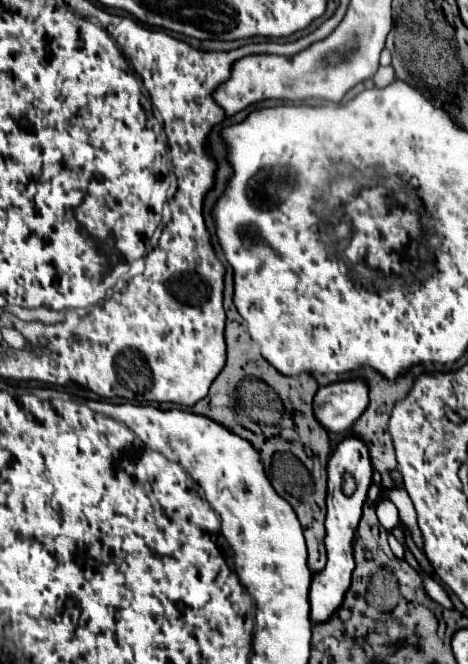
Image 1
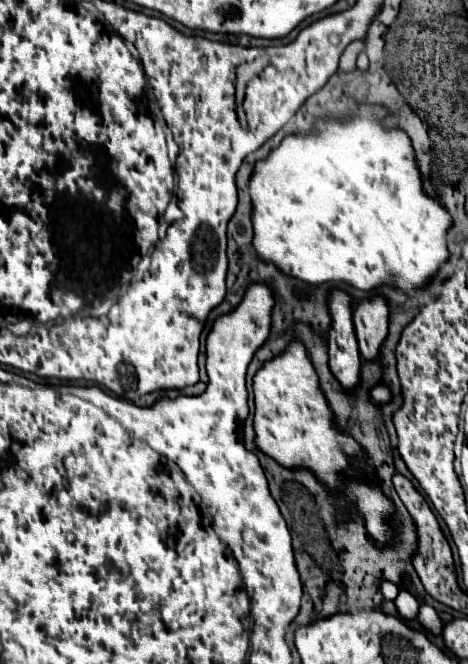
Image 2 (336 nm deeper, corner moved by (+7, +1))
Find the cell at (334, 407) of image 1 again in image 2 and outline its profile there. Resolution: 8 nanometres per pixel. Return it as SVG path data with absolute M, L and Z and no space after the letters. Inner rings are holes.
M384 296L360 300L354 310L354 328L362 358L376 358L388 334L388 302Z

